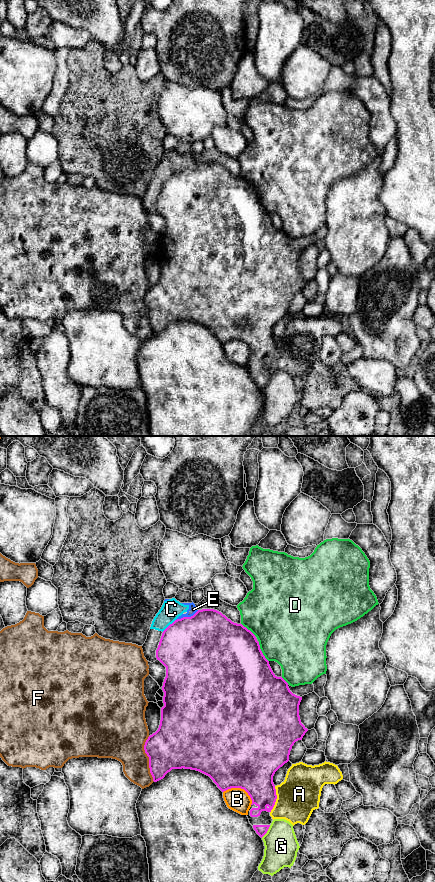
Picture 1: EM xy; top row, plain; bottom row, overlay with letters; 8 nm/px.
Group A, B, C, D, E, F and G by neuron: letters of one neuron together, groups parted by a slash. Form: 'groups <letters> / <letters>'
groups A / B / C E / D / F / G

